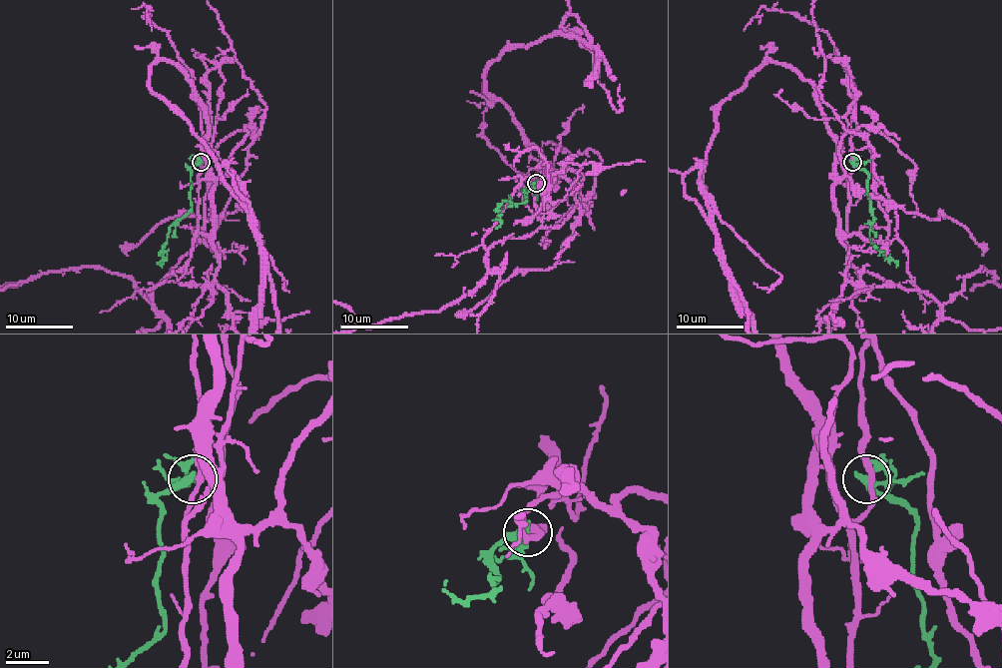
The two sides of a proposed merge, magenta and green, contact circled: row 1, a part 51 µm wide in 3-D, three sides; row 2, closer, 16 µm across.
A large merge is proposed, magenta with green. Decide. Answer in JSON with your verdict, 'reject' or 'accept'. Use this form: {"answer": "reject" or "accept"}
{"answer": "reject"}

